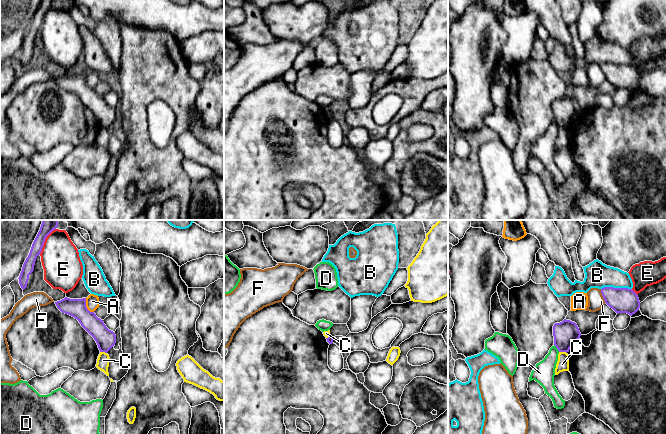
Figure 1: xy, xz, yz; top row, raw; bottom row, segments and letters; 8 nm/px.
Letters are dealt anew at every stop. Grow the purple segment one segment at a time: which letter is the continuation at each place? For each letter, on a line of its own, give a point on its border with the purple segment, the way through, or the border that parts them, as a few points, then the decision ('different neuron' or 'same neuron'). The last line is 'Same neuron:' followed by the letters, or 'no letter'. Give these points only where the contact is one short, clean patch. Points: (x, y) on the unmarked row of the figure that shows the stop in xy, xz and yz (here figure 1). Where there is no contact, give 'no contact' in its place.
A: xy (85, 82) | along xy (85, 74), (85, 82), (93, 88) | different neuron
B: yz (616, 64) | different neuron
C: yz (563, 127) | along yz (559, 127), (566, 129) | different neuron
D: yz (556, 123) | along yz (554, 120), (559, 127) | different neuron
E: xy (44, 17) | different neuron
F: yz (602, 71) | different neuron
Same neuron: no letter

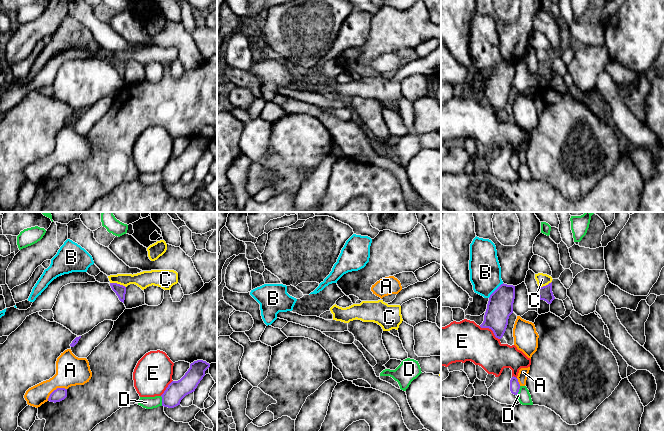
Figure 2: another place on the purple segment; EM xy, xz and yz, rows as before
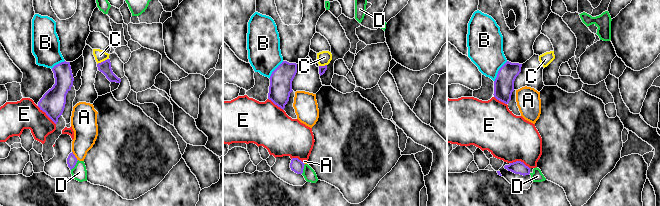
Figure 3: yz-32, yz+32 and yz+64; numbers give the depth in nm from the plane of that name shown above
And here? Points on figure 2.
A: xy (56, 165) | different neuron
B: yz (495, 66) | along yz (503, 59), (488, 73) | different neuron
C: xy (118, 60) | along xy (110, 58), (116, 58), (125, 63) | different neuron
D: xy (162, 177) | different neuron
E: yz (490, 104) | different neuron
Same neuron: no letter

